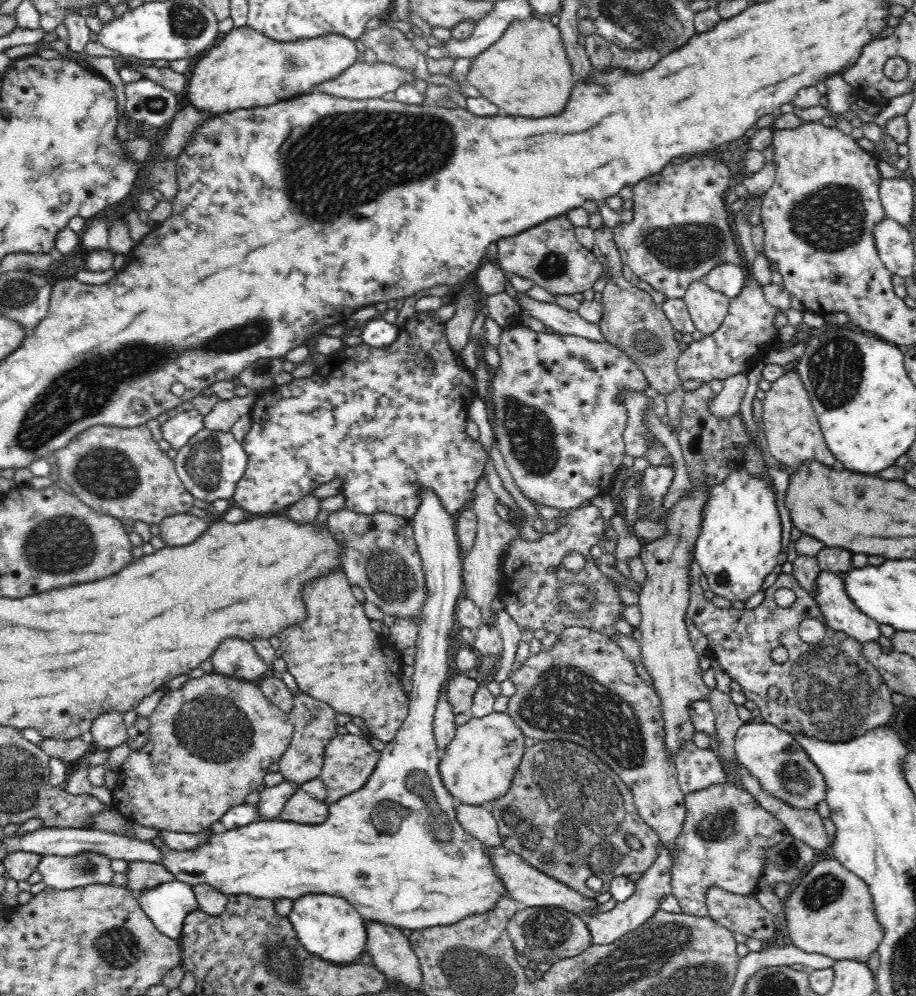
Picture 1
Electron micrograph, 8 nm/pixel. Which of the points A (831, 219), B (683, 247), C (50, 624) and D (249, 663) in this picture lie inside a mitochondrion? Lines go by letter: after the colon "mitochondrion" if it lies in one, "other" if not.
A: mitochondrion
B: mitochondrion
C: other
D: other

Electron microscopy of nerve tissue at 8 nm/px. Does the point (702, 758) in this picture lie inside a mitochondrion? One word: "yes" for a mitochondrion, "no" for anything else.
no

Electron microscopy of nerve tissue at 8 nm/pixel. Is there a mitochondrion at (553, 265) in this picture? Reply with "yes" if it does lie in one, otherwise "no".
yes

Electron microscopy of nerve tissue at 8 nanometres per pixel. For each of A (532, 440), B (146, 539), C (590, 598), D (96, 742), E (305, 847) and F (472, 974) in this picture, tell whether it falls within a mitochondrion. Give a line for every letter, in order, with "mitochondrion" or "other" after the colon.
A: mitochondrion
B: other
C: mitochondrion
D: other
E: other
F: mitochondrion

